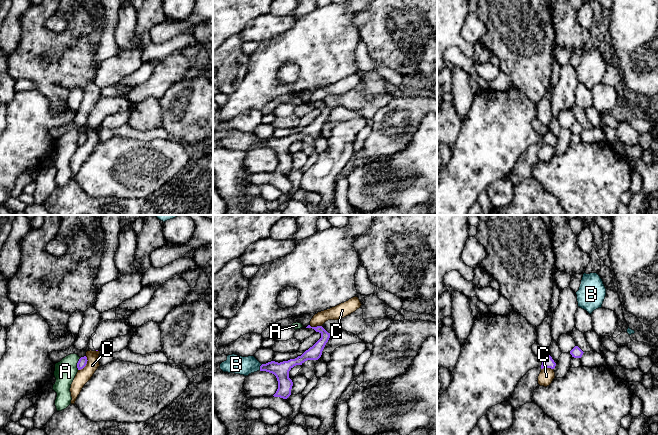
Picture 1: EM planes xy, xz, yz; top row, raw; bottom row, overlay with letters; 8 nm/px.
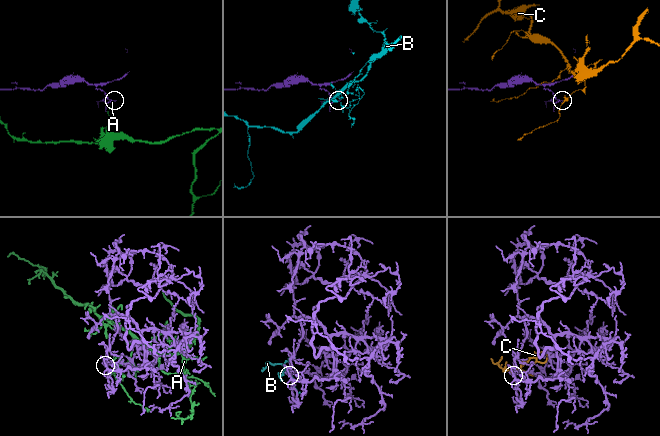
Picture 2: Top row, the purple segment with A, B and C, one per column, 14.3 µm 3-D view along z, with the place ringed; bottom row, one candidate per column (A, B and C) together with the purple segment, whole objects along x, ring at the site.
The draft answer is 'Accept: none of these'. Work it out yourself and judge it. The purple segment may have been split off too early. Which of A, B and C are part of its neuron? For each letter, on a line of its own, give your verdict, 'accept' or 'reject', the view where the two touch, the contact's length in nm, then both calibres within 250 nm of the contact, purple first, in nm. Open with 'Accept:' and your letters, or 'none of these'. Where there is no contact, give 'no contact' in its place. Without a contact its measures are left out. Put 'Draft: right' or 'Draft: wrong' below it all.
Accept: none of these
A: reject; contact in xy; length 100 nm; calibres 70 and 180 nm
B: reject; contact in xz; length 50 nm; calibres 130 and 150 nm
C: reject; contact in xy; length 140 nm; calibres 70 and 110 nm
Draft: right

